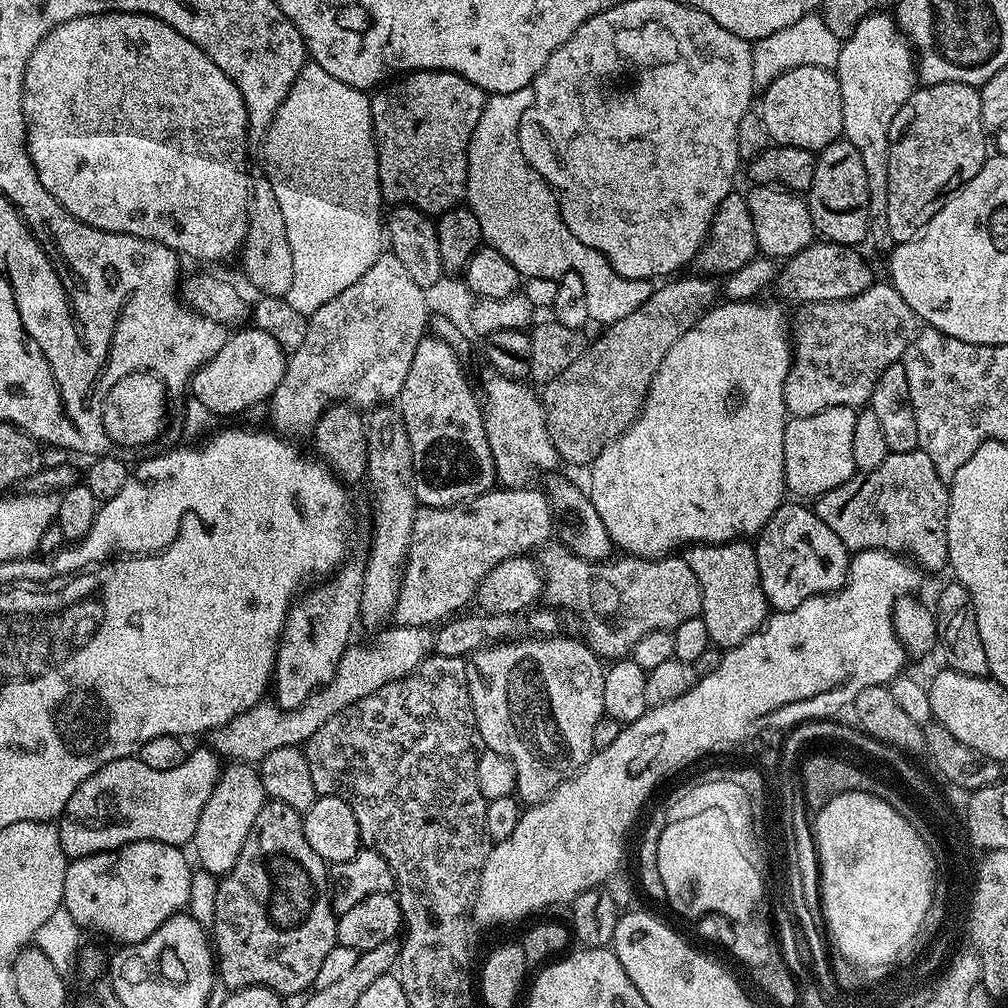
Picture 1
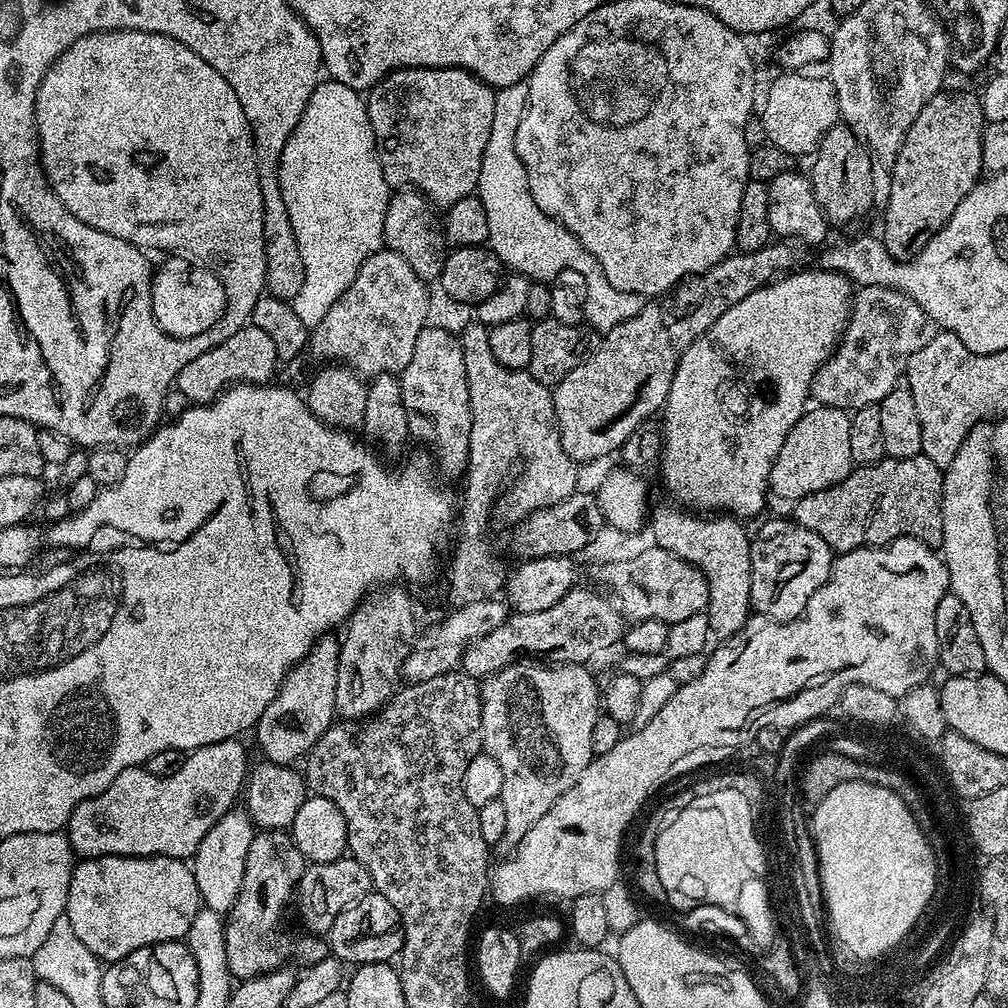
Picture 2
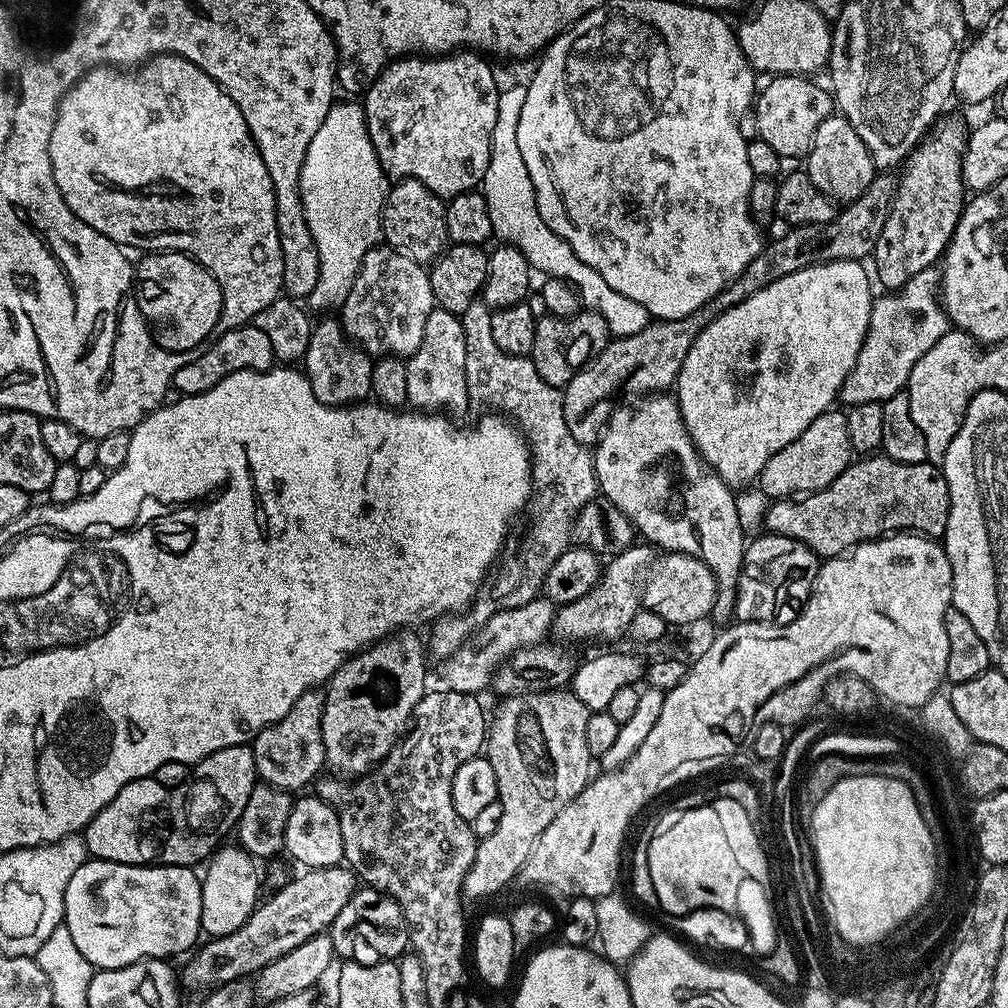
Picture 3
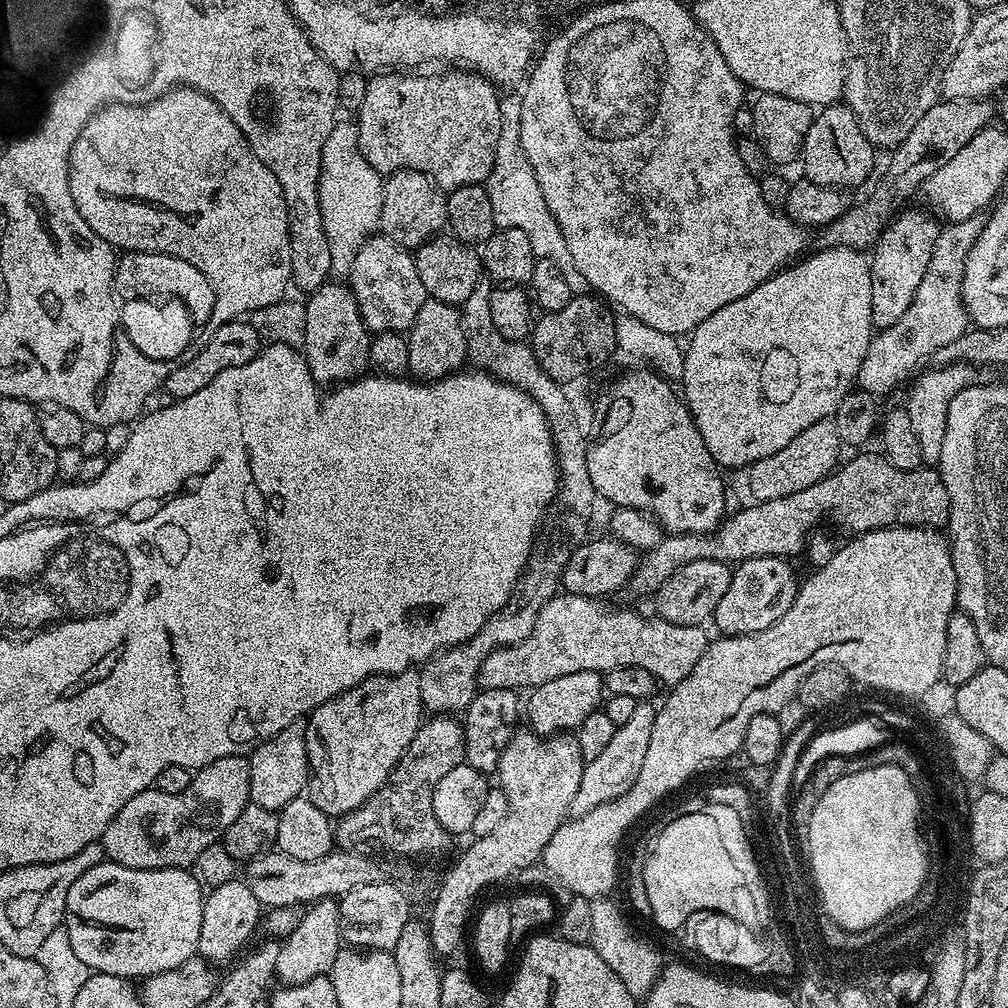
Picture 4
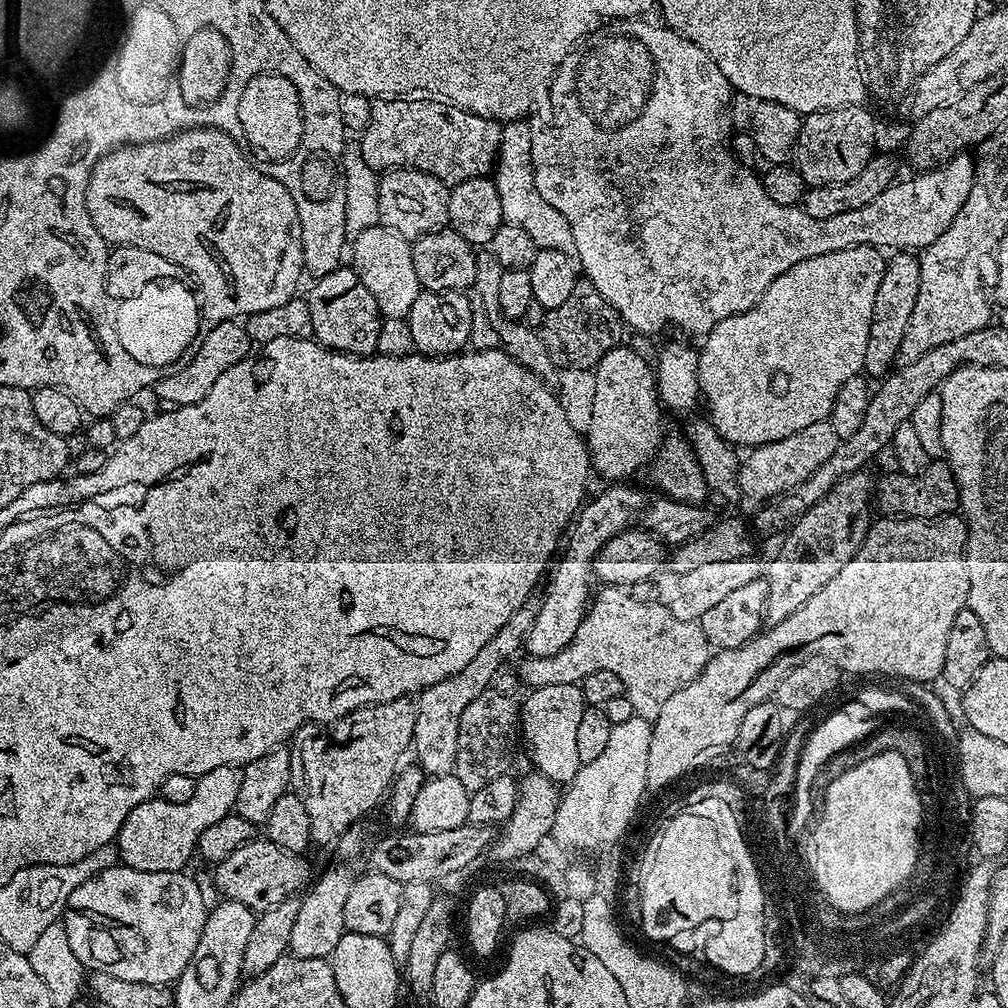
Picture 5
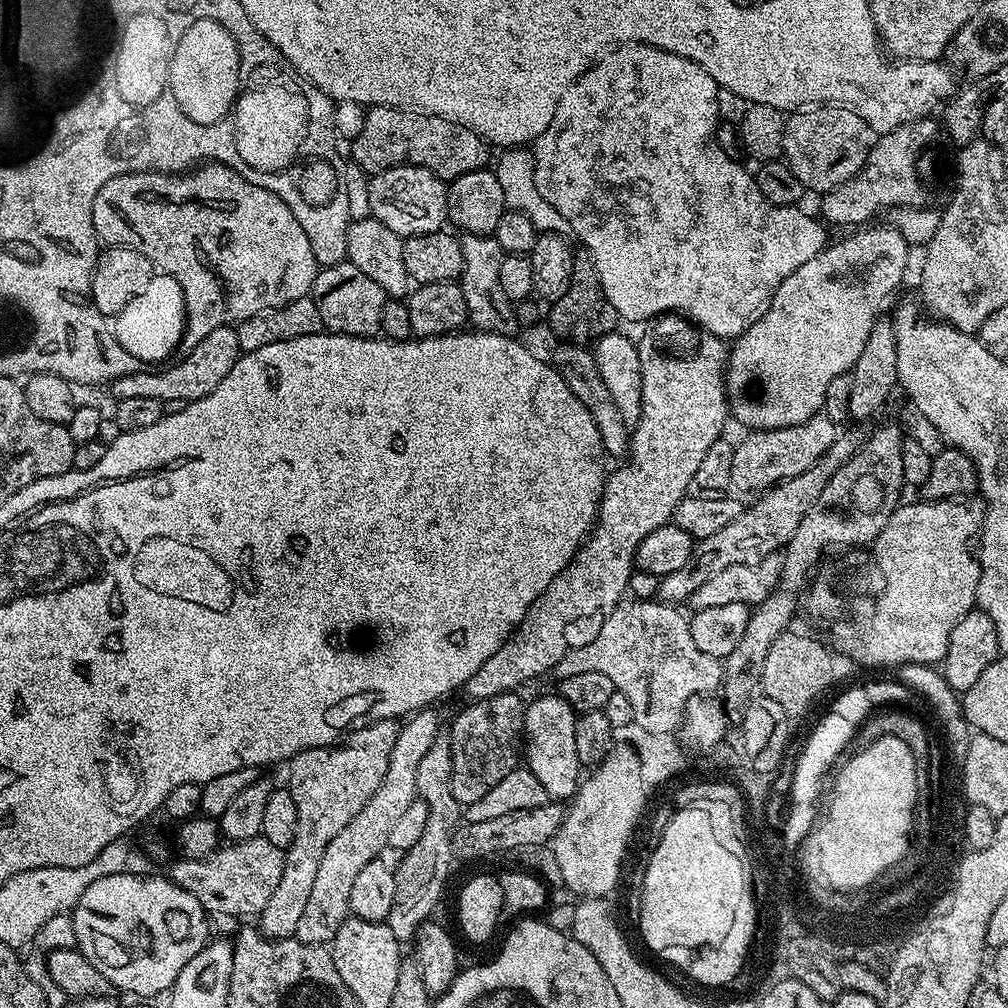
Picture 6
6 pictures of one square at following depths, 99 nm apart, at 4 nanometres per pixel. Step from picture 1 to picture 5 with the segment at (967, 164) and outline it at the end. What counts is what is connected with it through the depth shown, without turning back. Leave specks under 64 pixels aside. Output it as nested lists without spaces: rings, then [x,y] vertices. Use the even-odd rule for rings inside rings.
[[[908,250],[897,251],[893,256],[896,257],[885,263],[878,294],[874,294],[870,338],[866,338],[866,358],[862,369],[863,375],[868,378],[883,378],[892,371],[898,346],[902,344],[902,334],[906,334],[906,326],[910,326],[910,314],[914,314],[914,302],[918,302],[920,260],[912,257],[915,255]]]

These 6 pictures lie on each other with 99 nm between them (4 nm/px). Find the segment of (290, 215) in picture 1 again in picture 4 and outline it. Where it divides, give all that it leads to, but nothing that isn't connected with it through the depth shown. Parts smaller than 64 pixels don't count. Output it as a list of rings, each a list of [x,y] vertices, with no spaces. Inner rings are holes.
[[[333,123],[322,154],[319,202],[326,238],[330,242],[330,266],[337,277],[344,278],[351,273],[360,247],[377,235],[382,218],[385,177],[374,170],[362,154],[360,131],[355,123],[340,123]]]

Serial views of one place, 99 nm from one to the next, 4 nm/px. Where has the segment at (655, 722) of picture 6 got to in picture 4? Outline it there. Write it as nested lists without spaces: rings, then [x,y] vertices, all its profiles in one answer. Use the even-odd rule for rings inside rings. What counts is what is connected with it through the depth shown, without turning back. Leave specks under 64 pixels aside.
[[[569,592],[558,594],[542,606],[536,619],[534,630],[522,642],[511,644],[508,648],[499,648],[494,655],[485,660],[480,668],[479,683],[485,688],[504,687],[515,690],[531,690],[539,684],[560,678],[564,674],[579,671],[596,671],[605,674],[616,667],[634,666],[648,670],[661,685],[675,686],[681,684],[698,666],[698,658],[708,649],[710,636],[699,624],[678,626],[662,619],[644,620],[631,607],[615,608],[600,598],[575,596]]]

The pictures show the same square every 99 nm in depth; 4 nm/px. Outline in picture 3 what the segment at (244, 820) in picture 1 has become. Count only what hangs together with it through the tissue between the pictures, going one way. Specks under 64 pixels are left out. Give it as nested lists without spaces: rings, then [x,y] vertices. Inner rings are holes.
[[[217,847],[207,861],[208,869],[202,872],[200,889],[202,890],[202,922],[201,929],[209,937],[229,936],[234,930],[241,928],[250,918],[261,899],[260,876],[256,873],[257,864],[243,848]]]

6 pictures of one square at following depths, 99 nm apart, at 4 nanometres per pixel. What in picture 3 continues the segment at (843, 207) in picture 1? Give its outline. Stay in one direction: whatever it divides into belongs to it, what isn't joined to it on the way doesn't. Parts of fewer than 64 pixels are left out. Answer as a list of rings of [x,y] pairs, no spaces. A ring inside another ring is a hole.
[[[841,114],[827,116],[822,126],[818,126],[818,134],[814,134],[814,142],[812,149],[808,151],[806,163],[810,182],[814,182],[818,190],[822,190],[836,202],[851,202],[866,194],[866,190],[878,175],[865,142],[862,142],[857,131]]]

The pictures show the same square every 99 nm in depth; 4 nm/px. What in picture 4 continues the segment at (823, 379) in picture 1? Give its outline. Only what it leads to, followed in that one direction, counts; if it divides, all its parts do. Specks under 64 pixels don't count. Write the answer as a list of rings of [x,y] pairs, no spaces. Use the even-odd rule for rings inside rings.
[[[971,216],[968,220],[941,227],[930,266],[926,266],[922,286],[918,286],[918,294],[914,302],[910,302],[910,310],[906,310],[906,314],[902,314],[894,326],[881,328],[873,335],[866,358],[862,358],[862,366],[856,375],[859,391],[869,392],[877,398],[890,395],[903,380],[911,381],[922,366],[929,363],[927,360],[931,361],[936,352],[942,350],[942,346],[950,346],[950,342],[962,338],[969,331],[968,311],[964,308],[962,298],[962,278],[966,258],[981,227],[980,216]]]

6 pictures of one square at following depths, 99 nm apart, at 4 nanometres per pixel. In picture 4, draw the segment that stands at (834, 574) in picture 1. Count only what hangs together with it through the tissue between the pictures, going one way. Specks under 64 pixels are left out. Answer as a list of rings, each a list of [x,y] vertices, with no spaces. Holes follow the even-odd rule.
[[[763,556],[741,560],[732,568],[730,586],[726,586],[726,594],[722,594],[722,602],[718,602],[714,613],[717,633],[725,636],[745,636],[766,630],[794,602],[798,591],[798,579],[792,569],[793,561],[783,556]]]

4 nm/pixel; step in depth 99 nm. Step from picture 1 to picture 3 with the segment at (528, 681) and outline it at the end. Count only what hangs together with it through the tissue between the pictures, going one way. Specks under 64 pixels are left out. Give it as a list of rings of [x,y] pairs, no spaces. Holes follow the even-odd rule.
[[[571,690],[565,692],[520,692],[517,696],[508,696],[496,708],[496,717],[491,717],[490,723],[486,728],[486,759],[490,762],[490,766],[494,766],[494,778],[498,778],[498,799],[502,806],[502,822],[498,822],[498,830],[494,830],[494,834],[490,834],[490,838],[479,841],[474,854],[474,862],[470,866],[470,870],[464,879],[463,895],[468,896],[472,900],[476,900],[479,896],[492,896],[495,892],[500,892],[515,876],[521,875],[524,863],[530,858],[530,854],[534,850],[534,846],[538,842],[538,838],[542,834],[542,830],[546,830],[546,826],[550,826],[550,822],[554,822],[554,818],[558,818],[558,814],[562,814],[565,806],[586,787],[590,779],[592,764],[594,758],[590,754],[590,750],[586,746],[586,722],[590,715],[589,709],[578,700]]]

